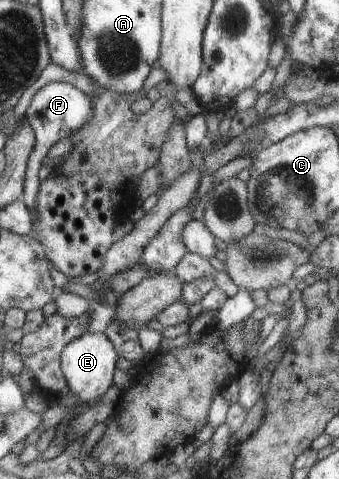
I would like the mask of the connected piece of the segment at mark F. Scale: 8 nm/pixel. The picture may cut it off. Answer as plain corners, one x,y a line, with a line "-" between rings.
48,82
42,88
36,90
30,104
26,108
24,118
32,128
32,133
35,137
34,148
31,150
27,159
25,169
25,178
23,181
23,192
20,200
29,210
29,213
34,215
33,207
35,206
39,181
37,173
40,167
40,162
49,148
60,138
66,137
72,130
78,129
82,124
88,122
91,117
90,98
82,94
82,92
71,86
68,83

